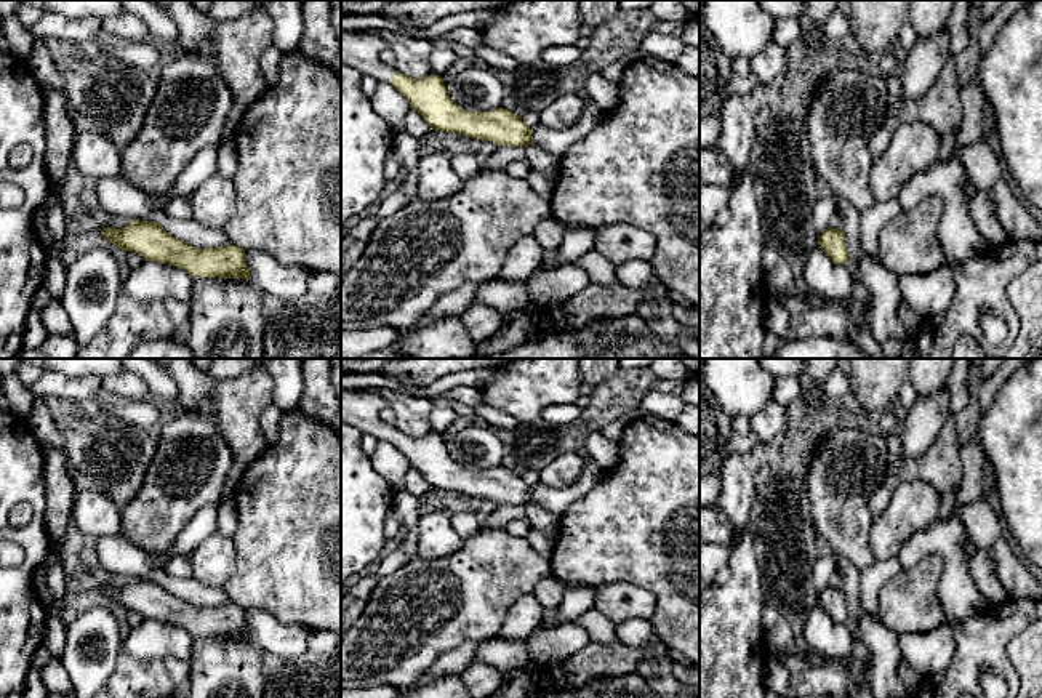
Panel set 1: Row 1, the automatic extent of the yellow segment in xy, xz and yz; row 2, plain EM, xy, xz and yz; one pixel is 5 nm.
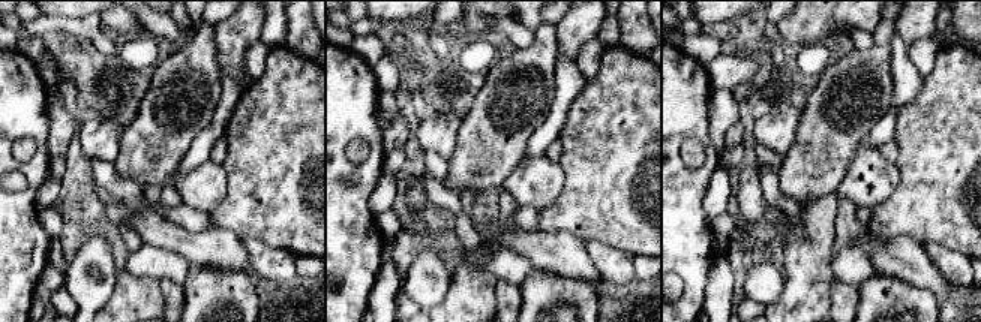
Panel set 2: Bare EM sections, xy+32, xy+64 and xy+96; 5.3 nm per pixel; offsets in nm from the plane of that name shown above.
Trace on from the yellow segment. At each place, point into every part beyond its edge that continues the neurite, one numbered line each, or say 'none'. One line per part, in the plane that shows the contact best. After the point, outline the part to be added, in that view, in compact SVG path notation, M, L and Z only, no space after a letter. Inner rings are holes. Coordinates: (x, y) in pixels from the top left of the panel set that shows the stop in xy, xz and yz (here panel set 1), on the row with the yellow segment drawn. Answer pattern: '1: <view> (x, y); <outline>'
1: xz (360, 50); M341 30L341 61L376 82L389 82L397 70L379 59L384 48L389 43L378 30Z

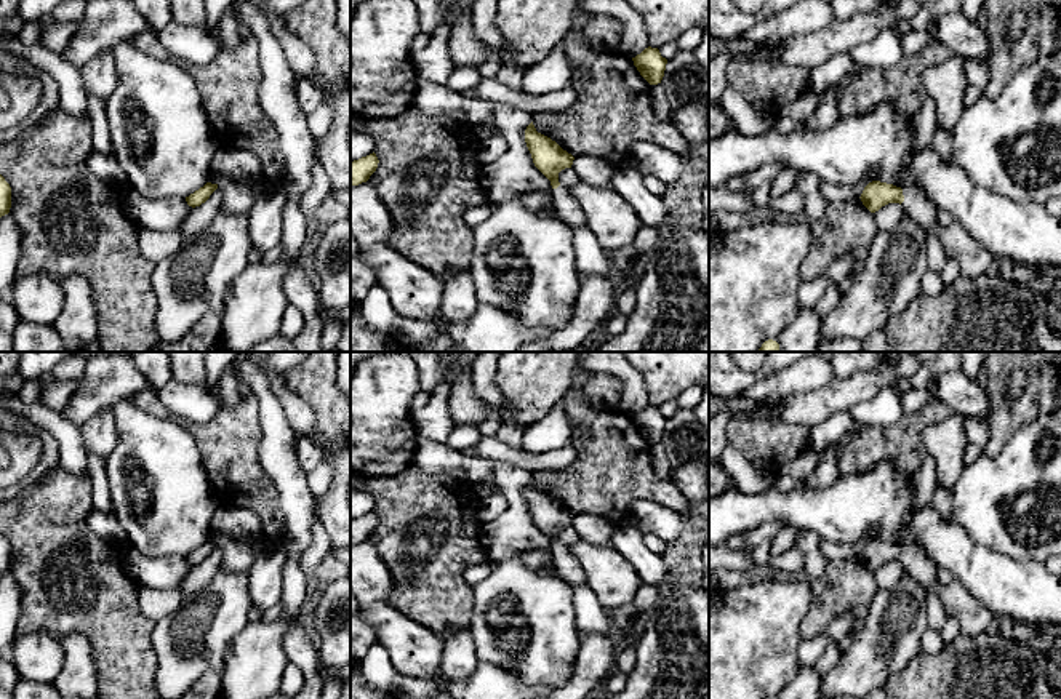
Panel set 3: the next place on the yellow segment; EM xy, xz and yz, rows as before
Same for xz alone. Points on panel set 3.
1: xz (565, 205); M560 184L557 189L551 190L551 197L554 200L554 210L568 226L571 227L586 226L584 213L579 203L571 195L570 189Z

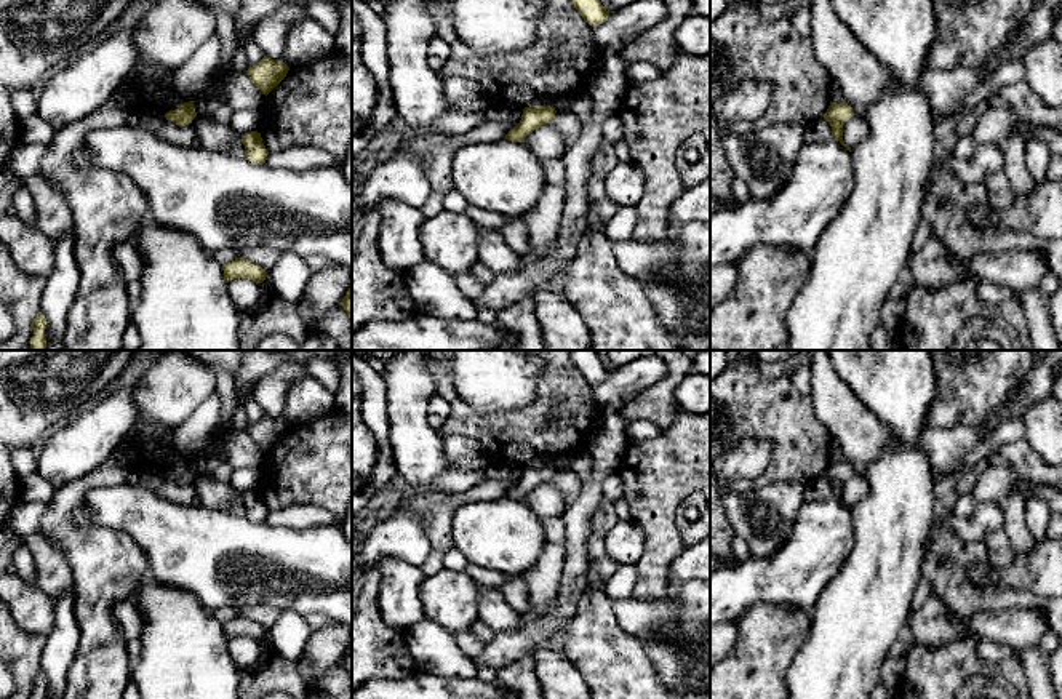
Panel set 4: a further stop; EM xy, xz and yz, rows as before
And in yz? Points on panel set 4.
none

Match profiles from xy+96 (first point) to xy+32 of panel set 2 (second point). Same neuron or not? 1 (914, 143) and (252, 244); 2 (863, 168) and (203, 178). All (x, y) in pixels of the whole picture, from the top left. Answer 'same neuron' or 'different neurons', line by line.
1: different neurons
2: same neuron

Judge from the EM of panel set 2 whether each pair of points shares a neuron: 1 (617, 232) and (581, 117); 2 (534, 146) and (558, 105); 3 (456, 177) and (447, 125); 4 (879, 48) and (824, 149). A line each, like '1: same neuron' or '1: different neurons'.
1: same neuron
2: same neuron
3: different neurons
4: same neuron

